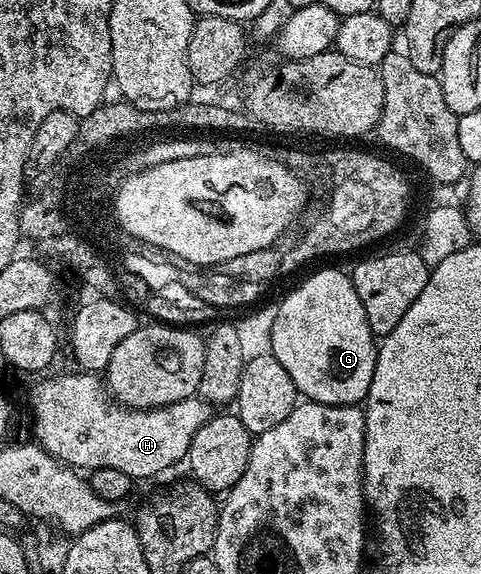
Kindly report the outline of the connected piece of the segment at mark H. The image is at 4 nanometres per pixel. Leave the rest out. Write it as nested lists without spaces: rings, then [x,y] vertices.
[[[72,370],[69,376],[52,376],[49,380],[40,380],[32,388],[28,400],[32,403],[32,428],[36,431],[35,443],[44,448],[56,460],[65,466],[77,470],[93,470],[110,467],[122,470],[140,482],[147,476],[156,476],[176,463],[183,461],[190,450],[190,442],[202,426],[214,415],[213,405],[201,400],[199,395],[192,395],[184,401],[164,405],[161,408],[127,408],[114,402],[106,391],[99,375],[91,372]]]

